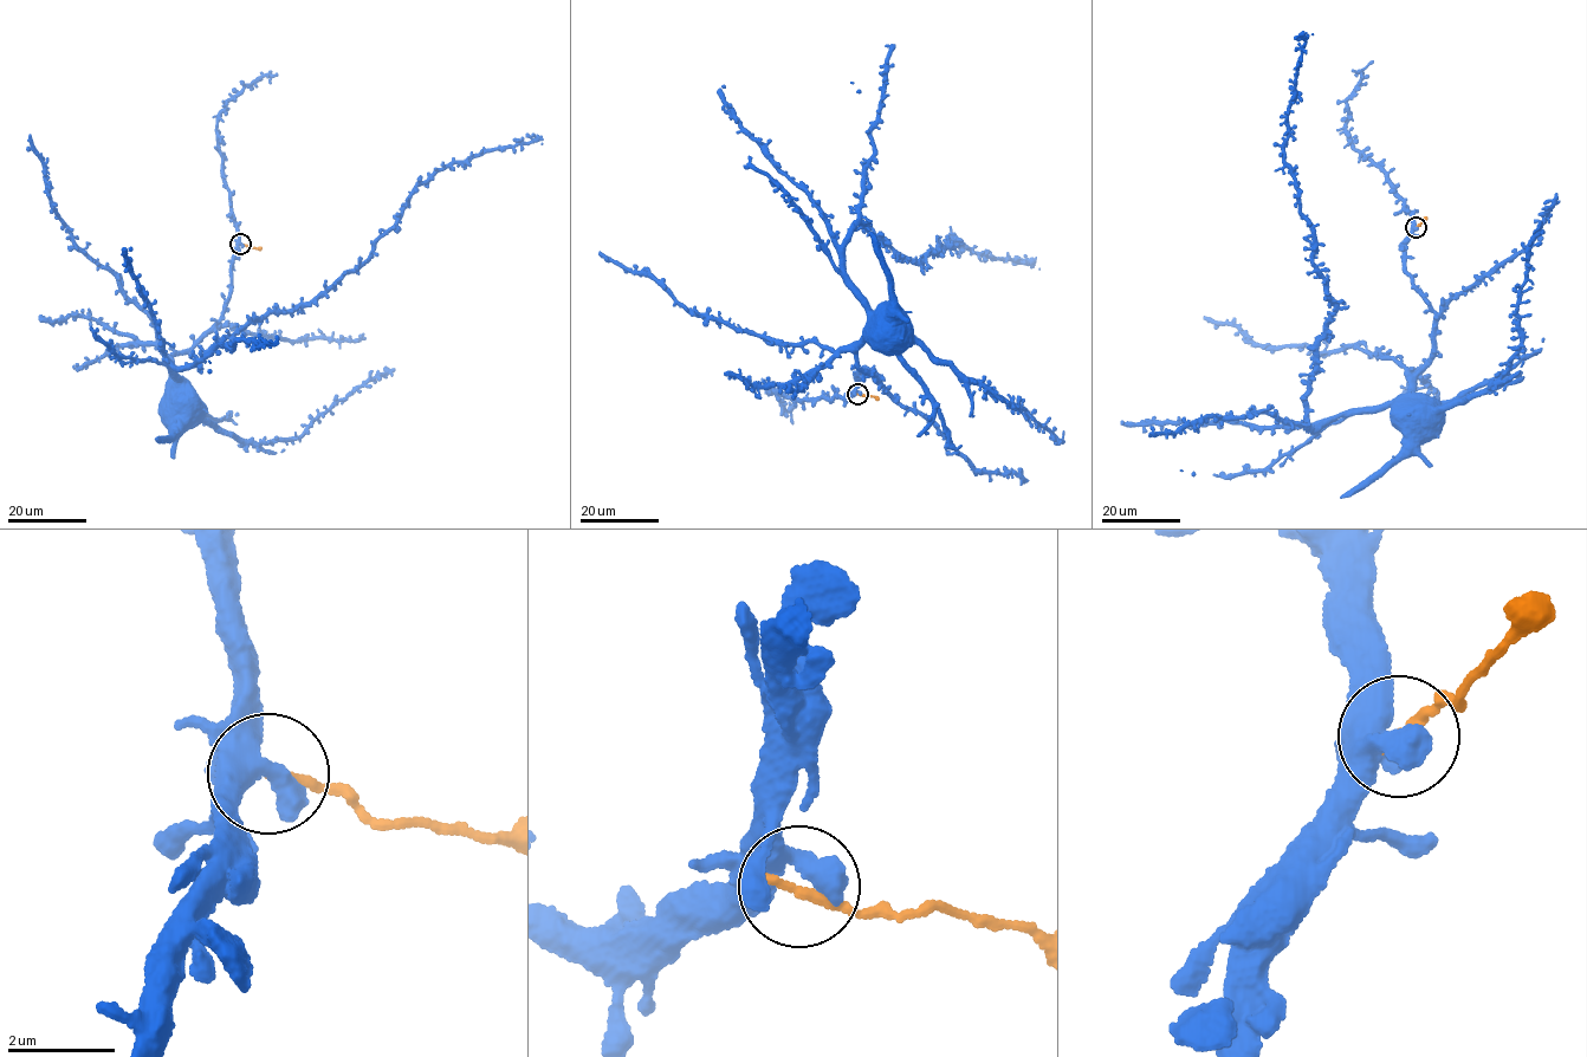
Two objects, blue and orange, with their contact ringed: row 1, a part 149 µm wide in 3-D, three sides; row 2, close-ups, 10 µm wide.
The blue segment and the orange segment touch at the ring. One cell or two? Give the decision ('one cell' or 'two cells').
two cells

